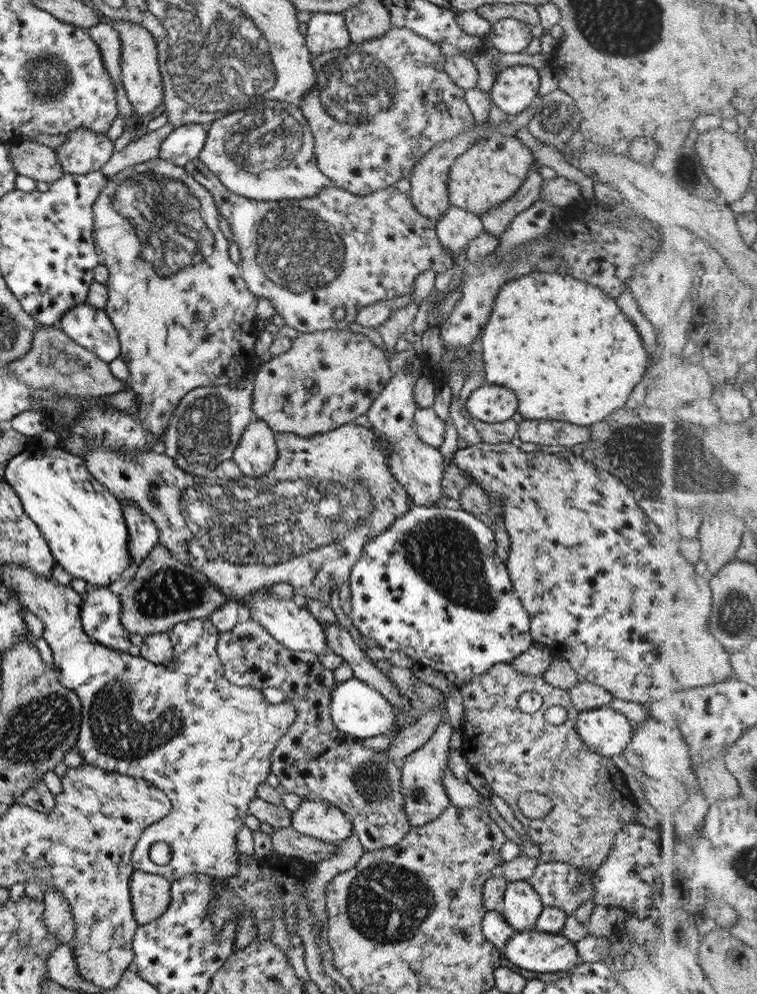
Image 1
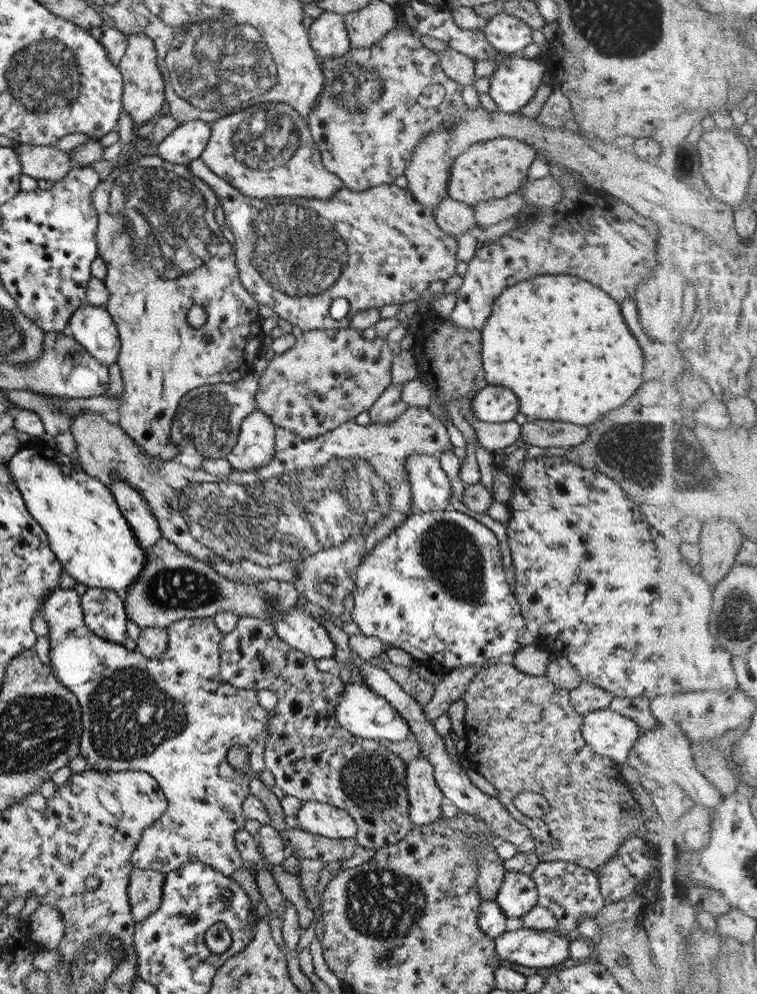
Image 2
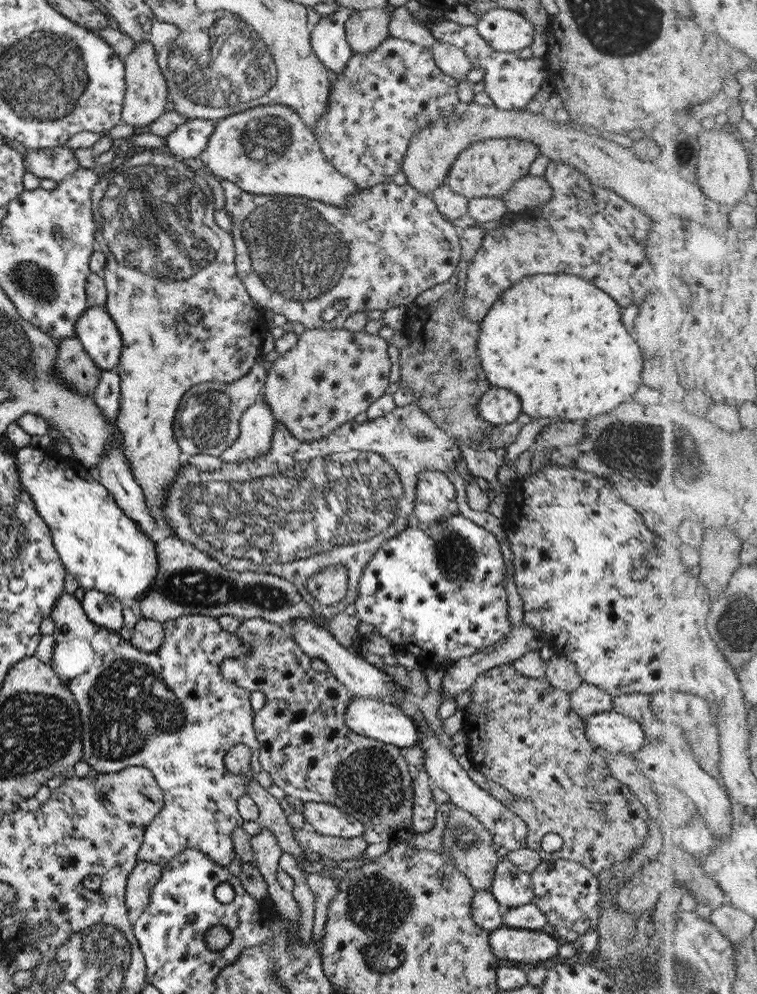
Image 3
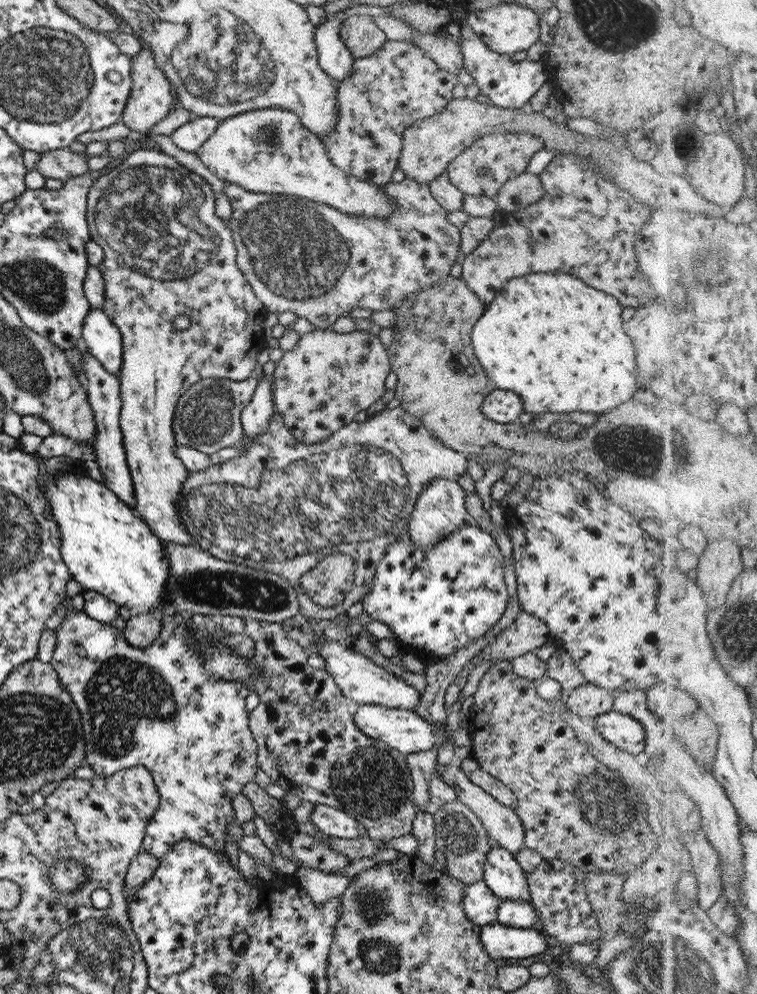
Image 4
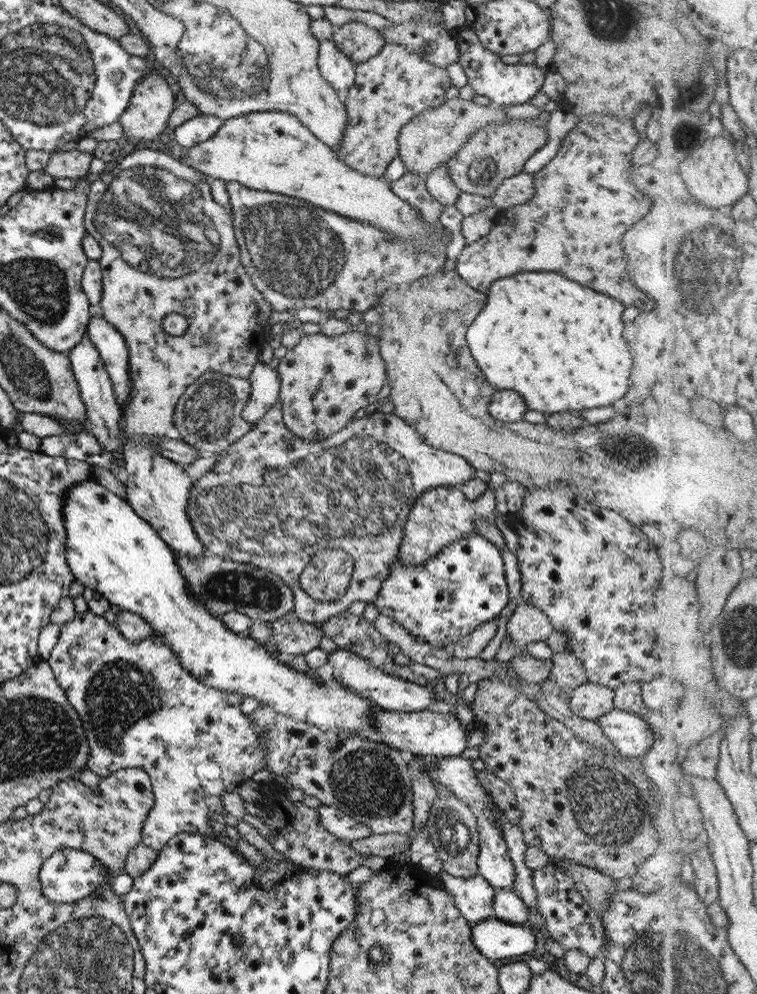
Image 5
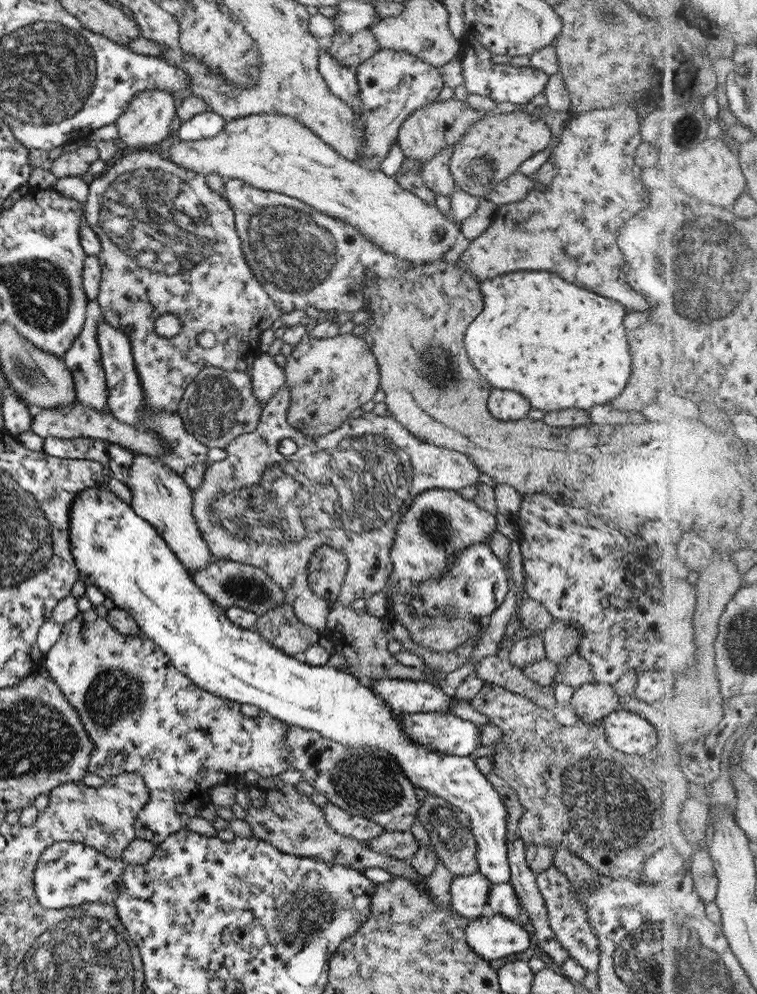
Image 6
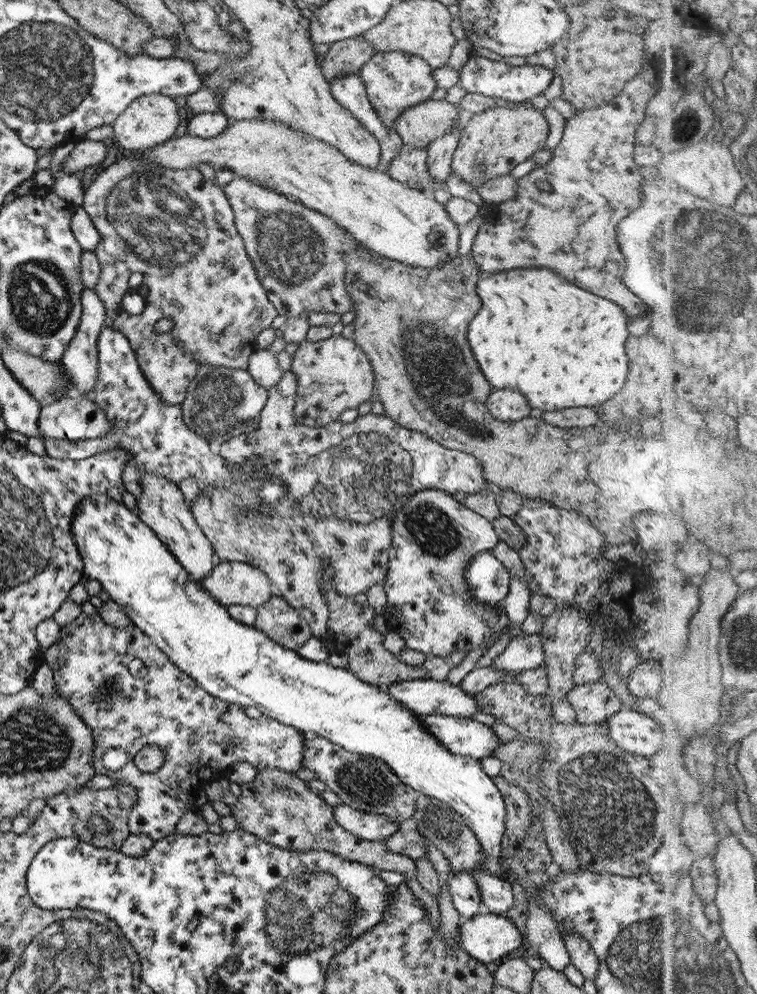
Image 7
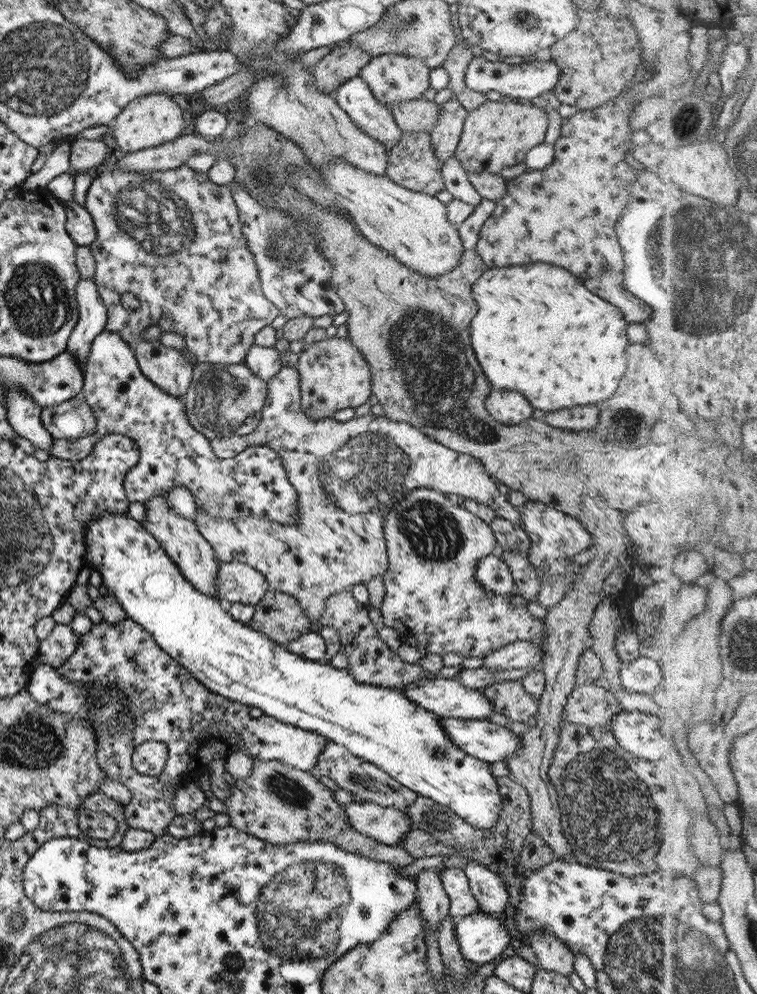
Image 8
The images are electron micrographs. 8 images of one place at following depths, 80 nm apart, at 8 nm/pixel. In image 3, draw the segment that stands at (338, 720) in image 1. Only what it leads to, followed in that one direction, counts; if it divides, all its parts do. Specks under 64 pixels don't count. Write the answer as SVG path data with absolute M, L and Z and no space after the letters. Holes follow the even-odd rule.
M351 697L346 706L344 723L355 734L396 746L407 748L420 743L420 732L409 715L405 715L397 706L383 702L381 699L364 699Z

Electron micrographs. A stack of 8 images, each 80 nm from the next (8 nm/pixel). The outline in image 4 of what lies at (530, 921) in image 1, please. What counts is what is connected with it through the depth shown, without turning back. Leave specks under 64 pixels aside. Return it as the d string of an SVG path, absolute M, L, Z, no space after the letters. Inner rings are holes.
M491 841L482 880L498 899L528 901L530 894L526 875L508 850Z

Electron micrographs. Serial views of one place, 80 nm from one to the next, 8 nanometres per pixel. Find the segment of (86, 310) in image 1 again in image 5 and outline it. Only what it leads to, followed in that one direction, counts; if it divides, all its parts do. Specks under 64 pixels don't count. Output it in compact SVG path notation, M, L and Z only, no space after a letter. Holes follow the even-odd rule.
M101 315L88 317L86 337L98 352L104 369L112 382L120 416L126 409L130 378L128 377L128 352L122 334L115 330Z

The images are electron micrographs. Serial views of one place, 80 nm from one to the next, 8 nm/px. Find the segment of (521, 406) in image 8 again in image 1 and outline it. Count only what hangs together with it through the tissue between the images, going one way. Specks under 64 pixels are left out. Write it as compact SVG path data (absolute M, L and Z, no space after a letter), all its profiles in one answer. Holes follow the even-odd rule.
M481 384L465 399L464 409L473 420L499 423L515 414L517 399L511 390L499 385Z

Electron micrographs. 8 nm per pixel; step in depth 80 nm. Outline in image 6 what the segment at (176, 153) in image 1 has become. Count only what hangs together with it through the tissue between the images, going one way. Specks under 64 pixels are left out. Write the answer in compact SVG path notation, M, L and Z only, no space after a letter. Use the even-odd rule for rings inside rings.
M200 112L189 120L182 121L179 128L177 128L177 138L181 141L211 138L223 128L225 122L225 119L214 112Z

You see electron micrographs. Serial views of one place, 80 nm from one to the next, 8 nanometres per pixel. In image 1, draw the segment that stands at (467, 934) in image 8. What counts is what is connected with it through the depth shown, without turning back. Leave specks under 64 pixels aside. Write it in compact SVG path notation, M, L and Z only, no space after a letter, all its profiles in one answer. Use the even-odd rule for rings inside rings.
M535 930L515 932L501 954L516 967L536 973L563 974L579 964L575 946L567 938Z

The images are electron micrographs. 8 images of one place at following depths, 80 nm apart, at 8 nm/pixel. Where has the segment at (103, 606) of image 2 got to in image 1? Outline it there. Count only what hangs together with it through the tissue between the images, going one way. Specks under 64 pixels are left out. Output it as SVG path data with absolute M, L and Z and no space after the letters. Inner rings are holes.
M107 586L87 589L80 604L82 631L107 648L126 652L129 638L119 624L119 599Z

